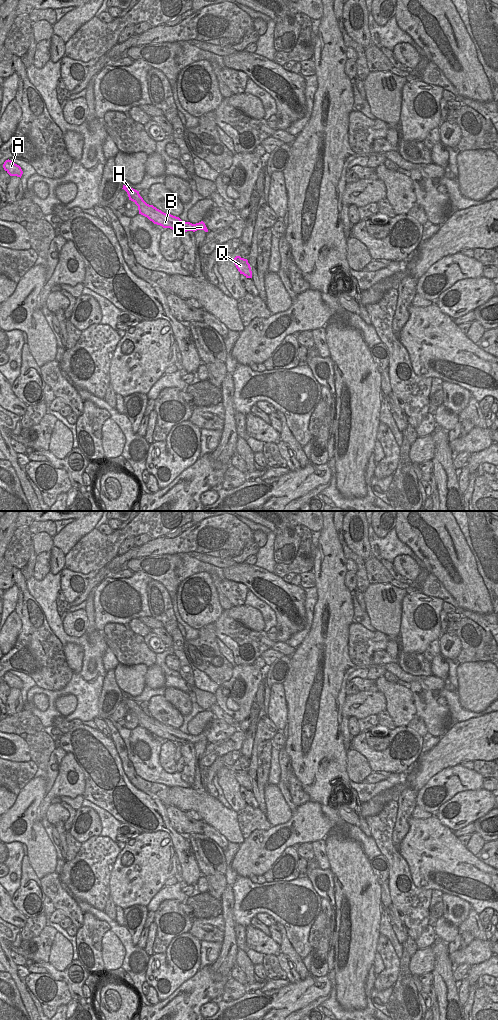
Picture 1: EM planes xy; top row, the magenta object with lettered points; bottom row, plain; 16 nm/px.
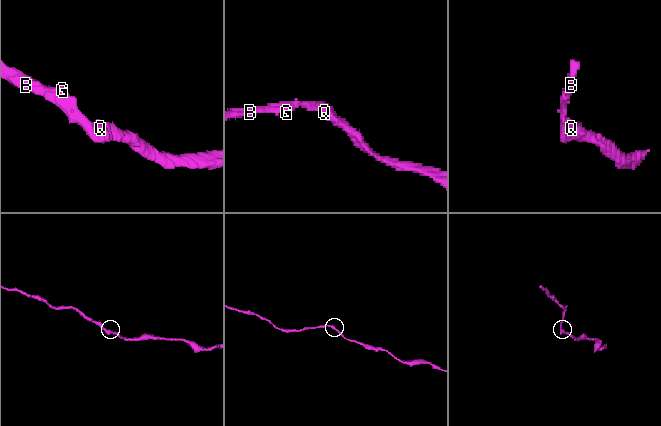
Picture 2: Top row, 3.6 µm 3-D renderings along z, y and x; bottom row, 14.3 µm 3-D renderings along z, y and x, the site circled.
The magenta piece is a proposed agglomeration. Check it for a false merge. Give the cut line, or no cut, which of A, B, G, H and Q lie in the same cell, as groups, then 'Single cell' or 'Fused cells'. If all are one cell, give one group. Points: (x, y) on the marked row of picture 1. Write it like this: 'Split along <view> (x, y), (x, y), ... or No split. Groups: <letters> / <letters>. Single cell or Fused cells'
No split. Groups: A B G H Q. Single cell

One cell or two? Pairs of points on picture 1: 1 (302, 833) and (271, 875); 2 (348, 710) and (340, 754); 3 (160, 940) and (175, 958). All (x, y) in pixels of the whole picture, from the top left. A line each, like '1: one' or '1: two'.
1: two
2: two
3: two

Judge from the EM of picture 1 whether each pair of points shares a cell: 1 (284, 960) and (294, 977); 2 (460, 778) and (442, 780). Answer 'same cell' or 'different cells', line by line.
1: same cell
2: same cell

